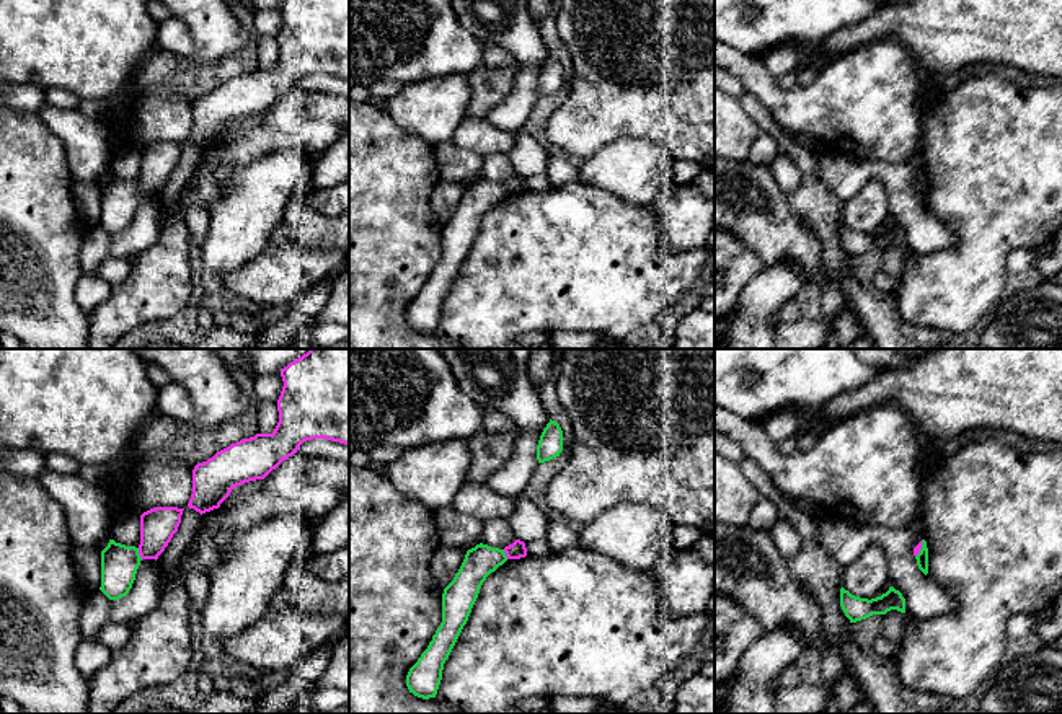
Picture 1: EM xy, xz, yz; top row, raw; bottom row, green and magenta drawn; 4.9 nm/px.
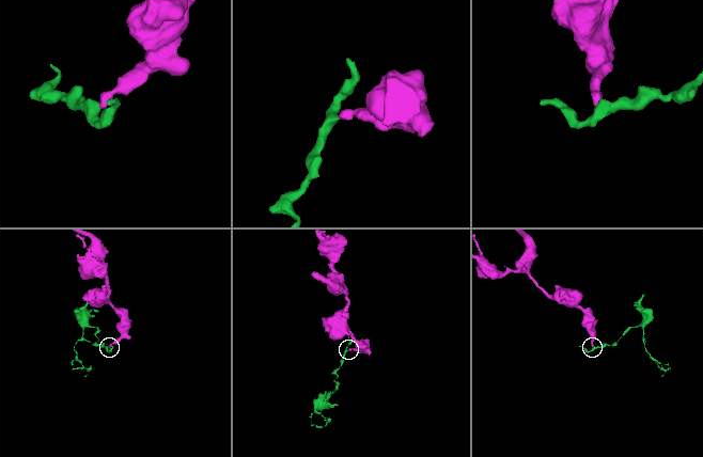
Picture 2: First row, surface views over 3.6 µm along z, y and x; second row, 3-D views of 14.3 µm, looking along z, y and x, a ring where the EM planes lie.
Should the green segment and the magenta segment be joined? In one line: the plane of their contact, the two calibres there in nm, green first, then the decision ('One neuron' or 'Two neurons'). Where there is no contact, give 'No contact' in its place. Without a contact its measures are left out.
Touches green in xy. Thickness 190 nm (green) against 180 nm. Two neurons

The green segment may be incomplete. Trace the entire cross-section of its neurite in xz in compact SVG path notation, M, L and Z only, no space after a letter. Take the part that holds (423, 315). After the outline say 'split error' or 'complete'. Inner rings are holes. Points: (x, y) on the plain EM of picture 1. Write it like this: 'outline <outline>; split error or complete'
outline M476 179L468 184L454 215L442 228L442 258L427 284L406 310L409 328L418 333L436 333L444 298L449 293L486 212L507 196L504 184Z; complete

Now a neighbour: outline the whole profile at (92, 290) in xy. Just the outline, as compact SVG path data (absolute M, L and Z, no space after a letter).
M82 275L75 287L75 300L85 313L93 313L109 295L113 287L96 275Z

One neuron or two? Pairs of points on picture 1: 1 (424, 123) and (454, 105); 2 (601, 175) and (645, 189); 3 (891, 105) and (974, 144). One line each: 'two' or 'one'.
1: one
2: one
3: two

